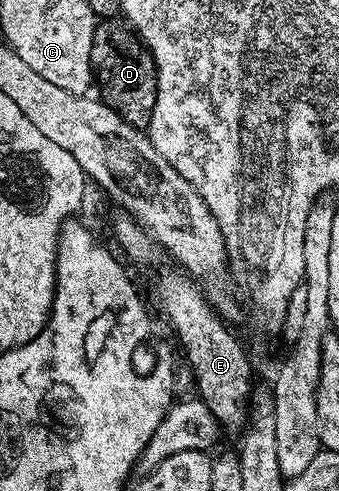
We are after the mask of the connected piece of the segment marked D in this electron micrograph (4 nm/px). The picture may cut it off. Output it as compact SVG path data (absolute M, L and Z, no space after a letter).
M124 18L102 19L98 22L93 38L93 66L105 78L104 102L114 107L132 127L148 128L155 101L157 100L157 66L151 53L145 50L144 43L137 37L137 32L125 22Z

